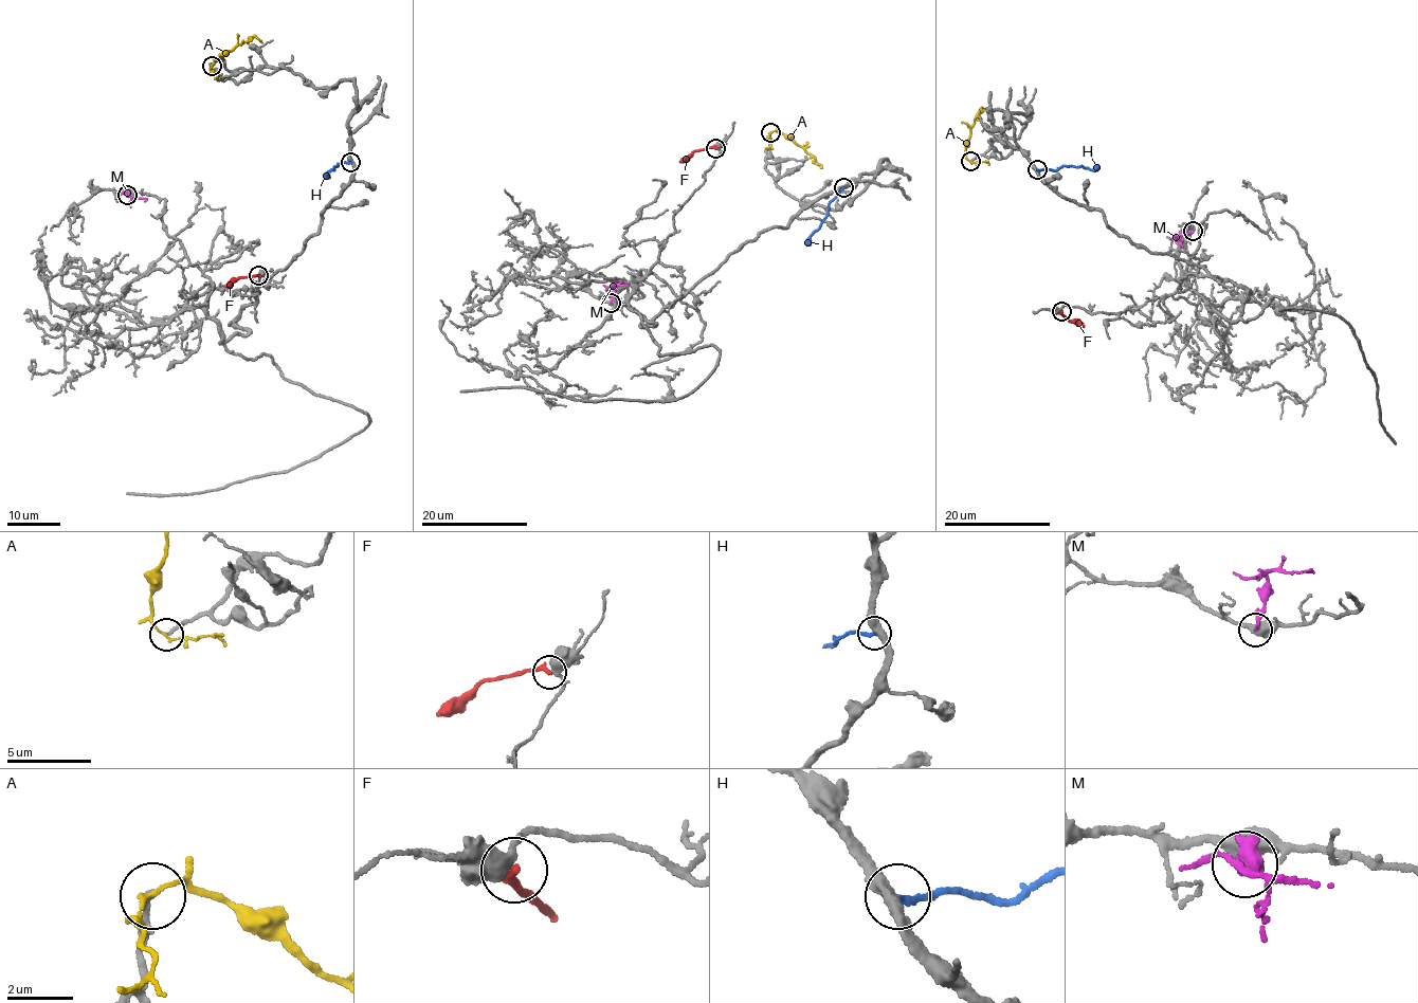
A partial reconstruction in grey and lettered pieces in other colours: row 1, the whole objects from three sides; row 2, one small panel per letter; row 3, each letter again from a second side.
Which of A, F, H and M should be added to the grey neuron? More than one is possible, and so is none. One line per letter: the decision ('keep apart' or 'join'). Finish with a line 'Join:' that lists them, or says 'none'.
A: keep apart
F: keep apart
H: join
M: keep apart
Join: H

